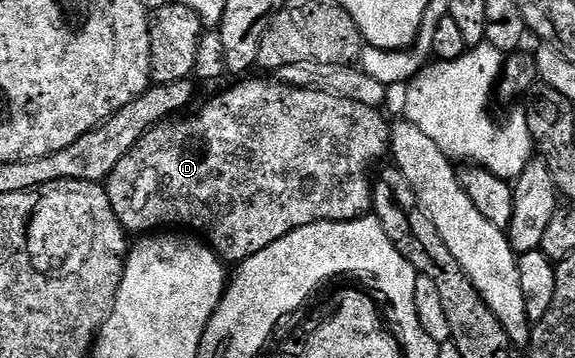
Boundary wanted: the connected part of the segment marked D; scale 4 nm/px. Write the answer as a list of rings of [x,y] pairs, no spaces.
[[[248,79],[234,82],[237,83],[234,87],[229,87],[222,95],[215,96],[202,111],[195,112],[189,120],[181,117],[176,121],[166,121],[160,123],[158,127],[152,127],[133,146],[131,153],[127,153],[127,157],[123,157],[123,161],[119,161],[119,165],[115,165],[115,169],[109,174],[107,180],[107,190],[111,201],[111,209],[115,209],[115,217],[121,222],[126,232],[153,233],[158,229],[185,229],[181,227],[190,227],[193,230],[190,232],[200,236],[208,246],[213,248],[213,252],[222,261],[229,265],[236,265],[247,257],[267,249],[267,245],[287,237],[287,233],[291,233],[300,227],[306,227],[312,223],[351,221],[370,214],[373,206],[371,172],[382,162],[380,159],[384,155],[386,158],[390,154],[390,120],[385,120],[380,115],[382,112],[378,108],[361,105],[359,101],[344,99],[326,91],[291,87],[289,84],[280,81],[268,83],[265,79]]]

